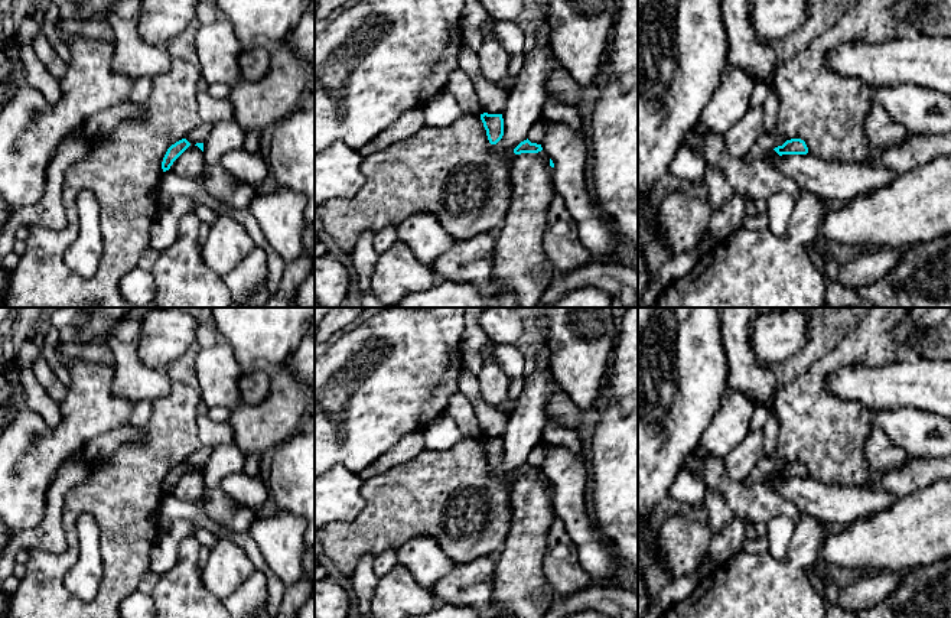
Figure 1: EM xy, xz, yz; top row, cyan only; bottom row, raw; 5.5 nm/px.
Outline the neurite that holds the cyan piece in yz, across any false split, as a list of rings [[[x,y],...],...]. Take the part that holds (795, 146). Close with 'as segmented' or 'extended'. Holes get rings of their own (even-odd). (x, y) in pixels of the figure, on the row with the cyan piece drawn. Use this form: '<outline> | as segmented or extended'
[[[801,139],[786,140],[782,146],[773,149],[779,156],[782,154],[807,154],[808,147]]] | as segmented

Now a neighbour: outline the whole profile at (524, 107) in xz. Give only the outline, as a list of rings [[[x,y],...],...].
[[[547,14],[535,25],[535,46],[524,55],[524,65],[508,92],[508,101],[502,111],[504,136],[496,144],[491,144],[491,154],[512,166],[517,154],[514,149],[527,140],[530,129],[543,117],[547,97],[548,72],[551,58],[550,25]]]

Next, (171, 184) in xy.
[[[170,170],[162,173],[160,192],[165,192],[172,198],[179,195],[189,196],[196,201],[201,208],[209,208],[214,212],[222,211],[229,206],[225,202],[216,201],[209,196],[205,188],[196,179],[183,179]]]

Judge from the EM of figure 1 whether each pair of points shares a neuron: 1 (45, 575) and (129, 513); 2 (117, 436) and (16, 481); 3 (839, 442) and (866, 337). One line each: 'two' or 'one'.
1: one
2: two
3: one

